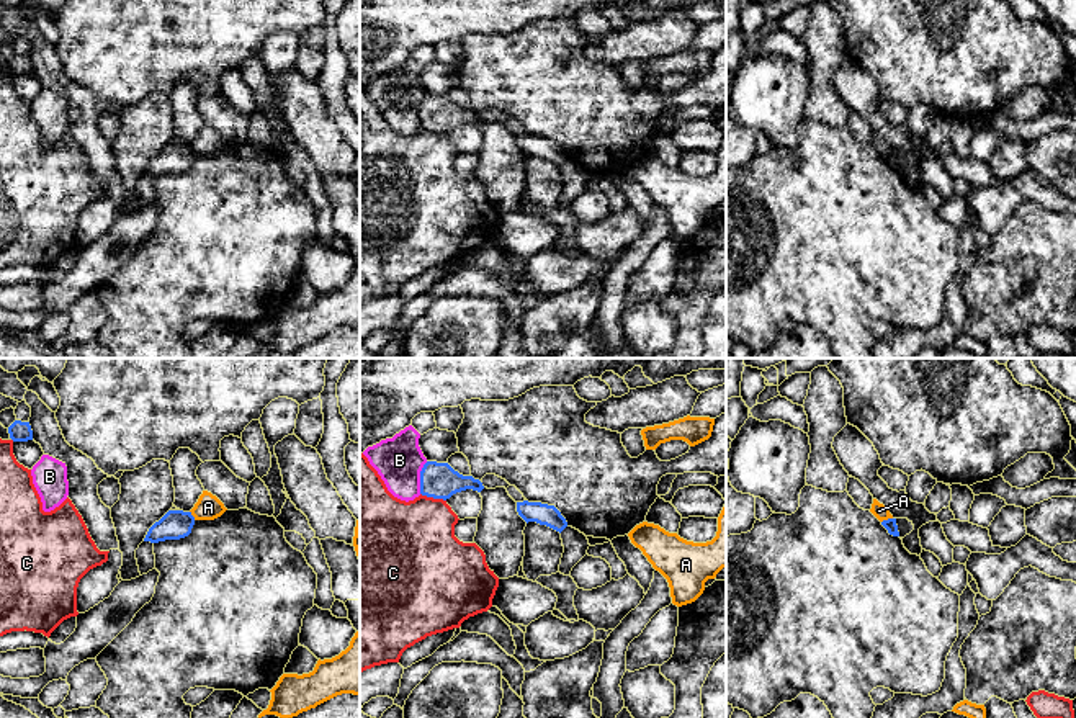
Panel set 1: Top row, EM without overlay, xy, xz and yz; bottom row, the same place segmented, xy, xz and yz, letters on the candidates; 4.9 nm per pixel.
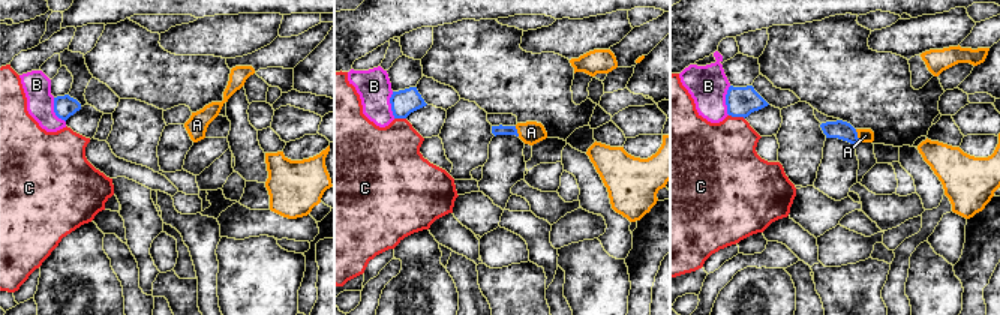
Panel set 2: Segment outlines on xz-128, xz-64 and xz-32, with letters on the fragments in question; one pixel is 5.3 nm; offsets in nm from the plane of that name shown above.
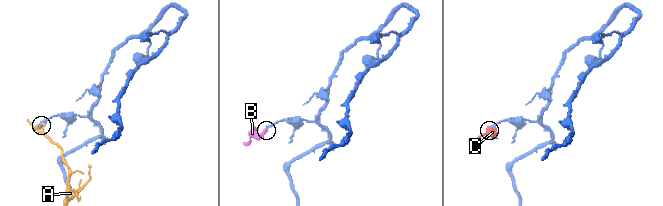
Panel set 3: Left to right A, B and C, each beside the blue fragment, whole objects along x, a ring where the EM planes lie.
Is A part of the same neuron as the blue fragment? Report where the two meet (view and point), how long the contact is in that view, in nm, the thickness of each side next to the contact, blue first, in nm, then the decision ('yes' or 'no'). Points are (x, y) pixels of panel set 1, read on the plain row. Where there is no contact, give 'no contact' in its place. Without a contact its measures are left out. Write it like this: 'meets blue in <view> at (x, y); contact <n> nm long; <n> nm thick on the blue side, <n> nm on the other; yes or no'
meets blue in yz at (888, 152); contact 60 nm long; 60 nm thick on the blue side, 70 nm on the other; no

